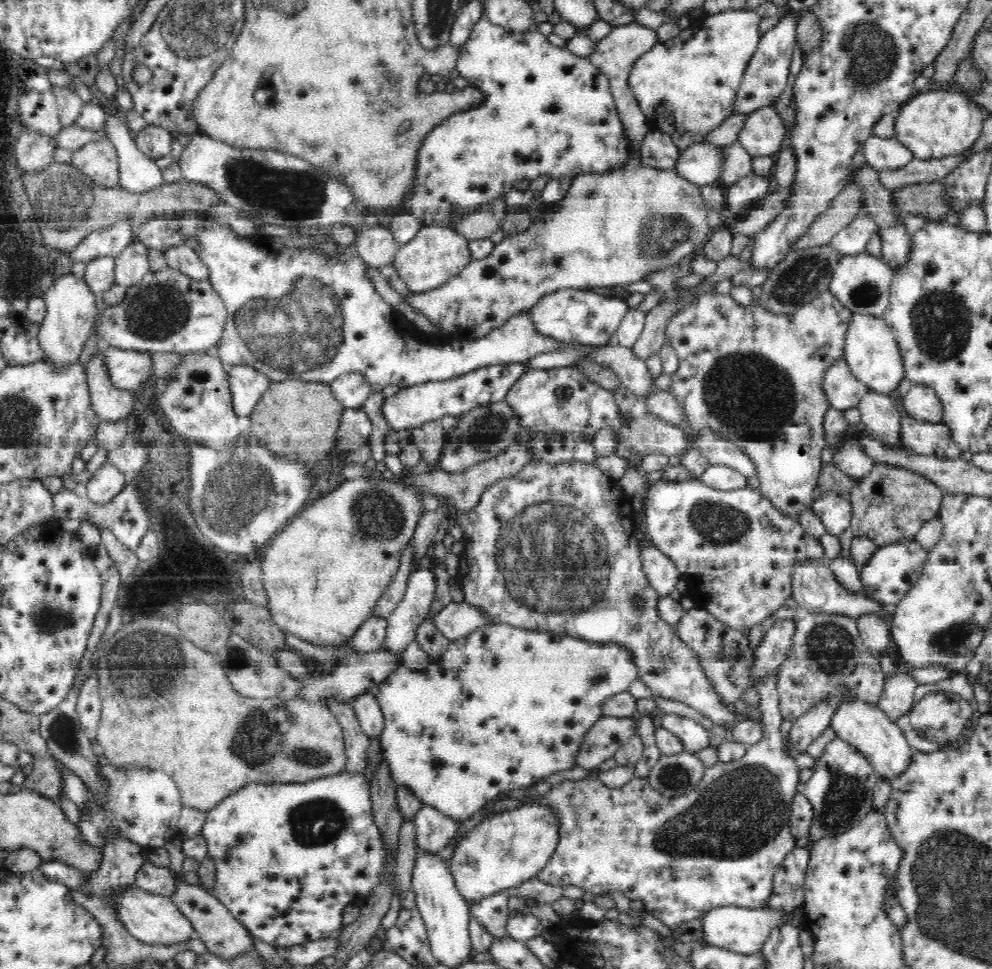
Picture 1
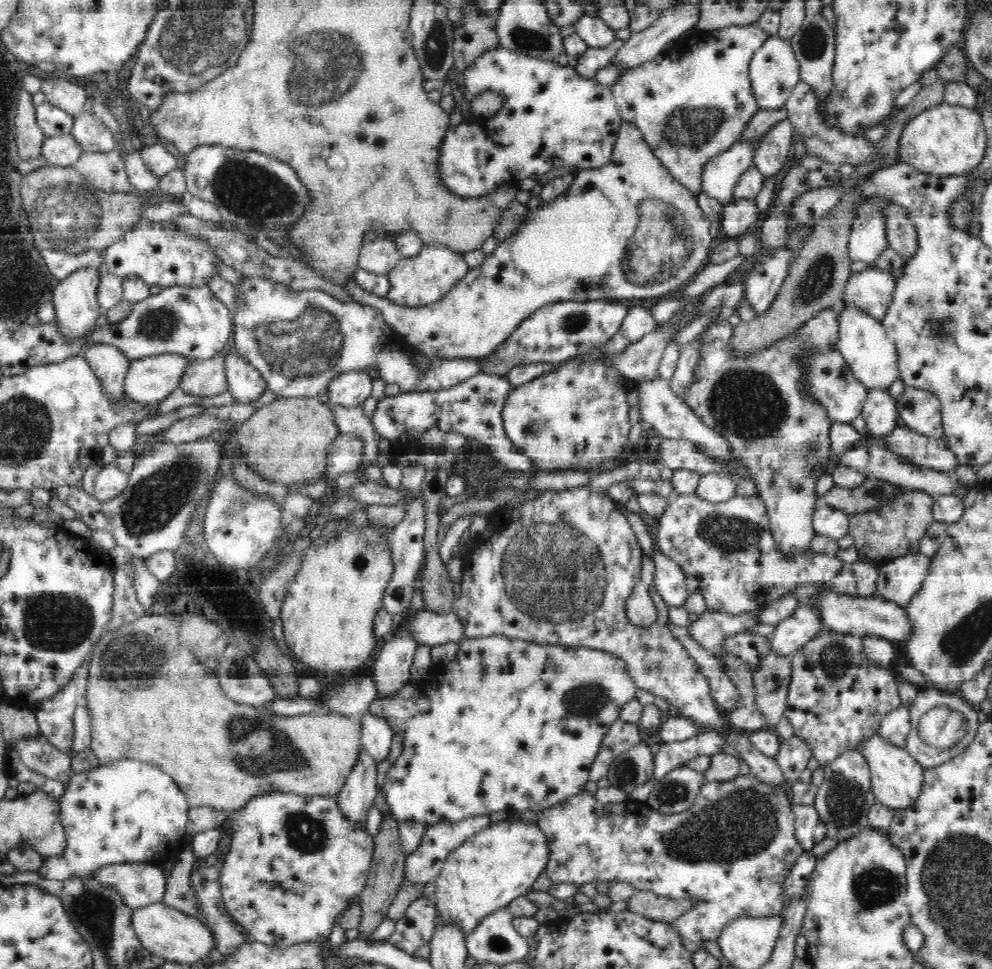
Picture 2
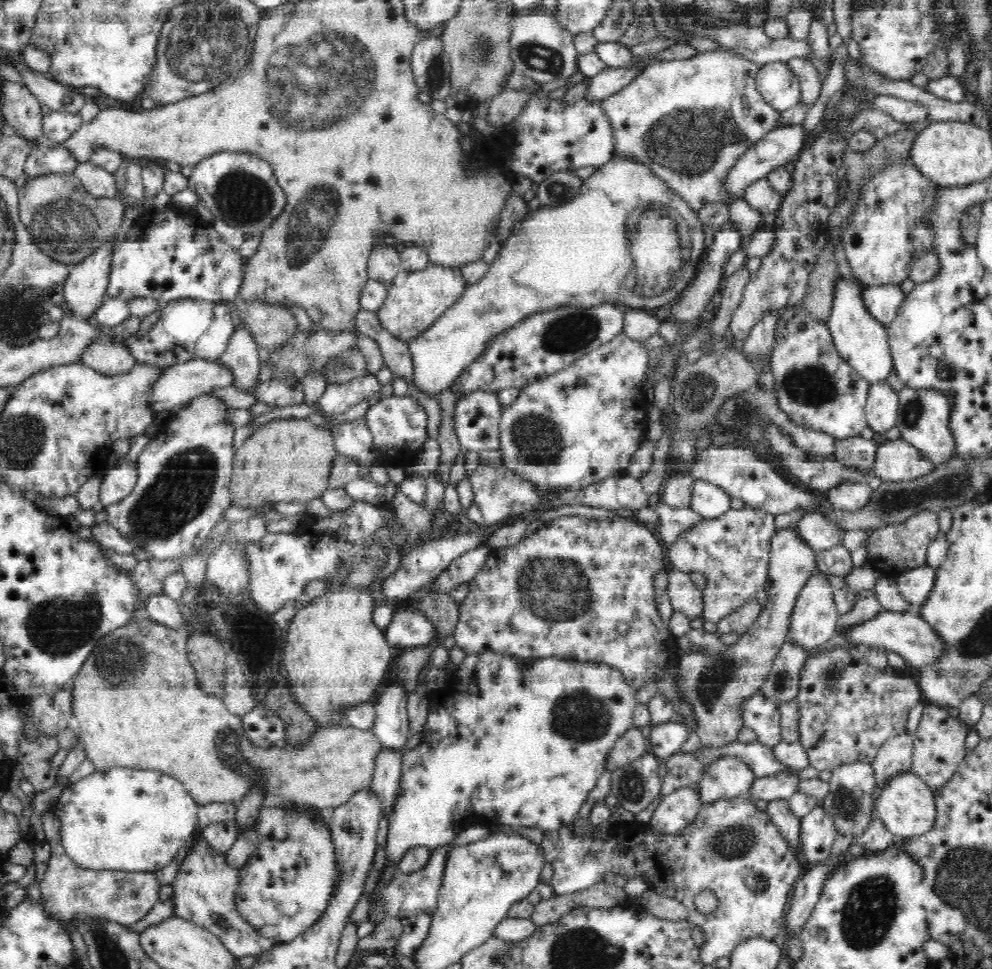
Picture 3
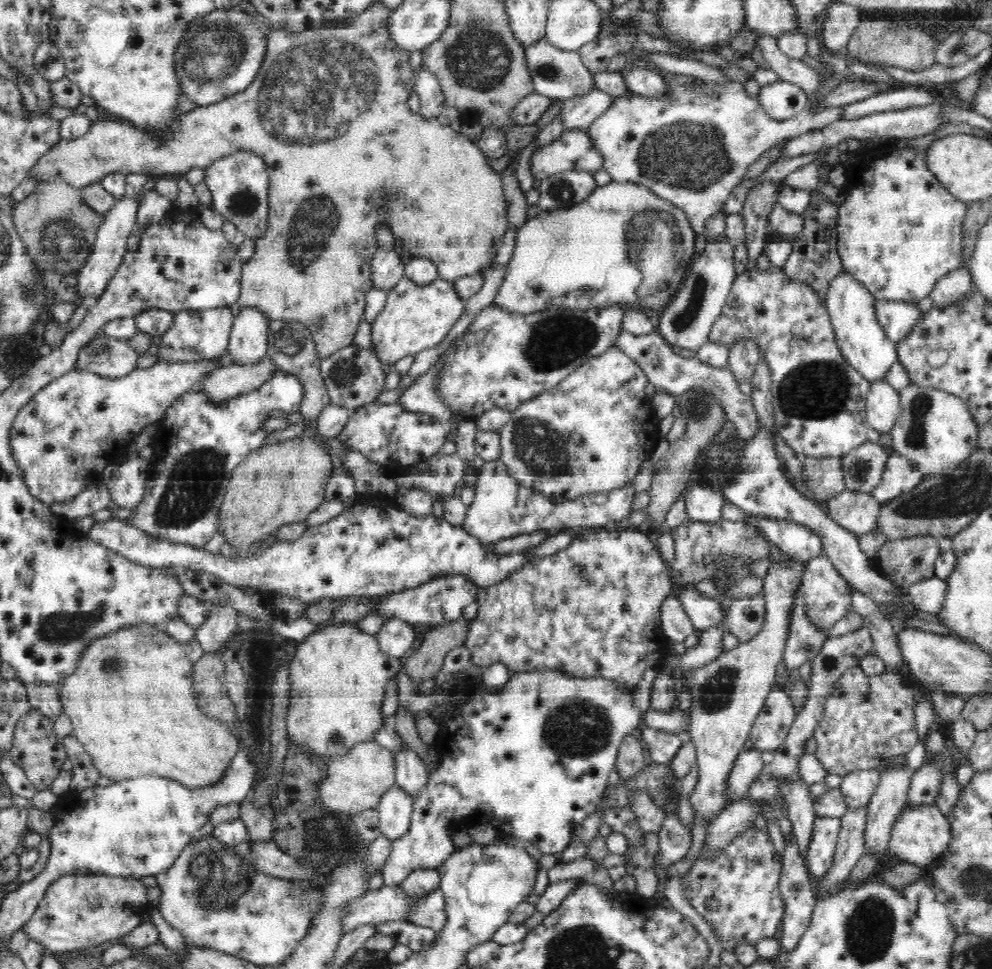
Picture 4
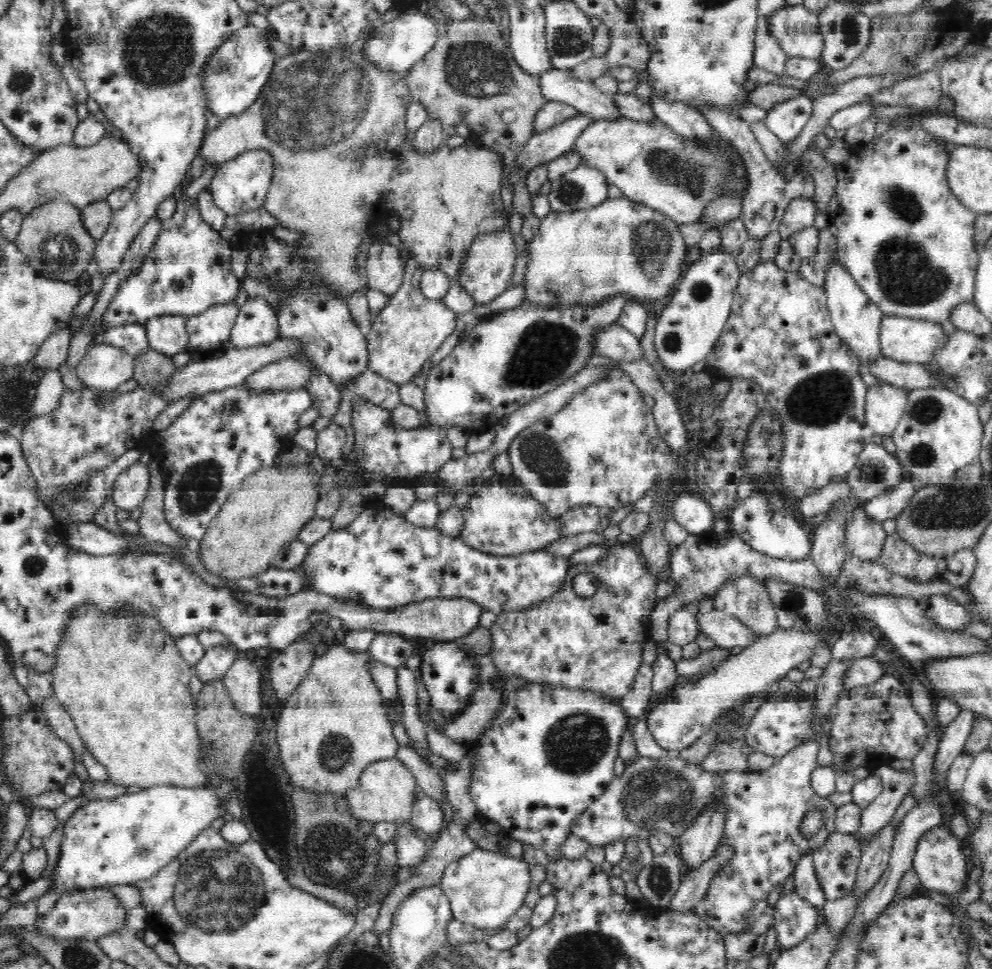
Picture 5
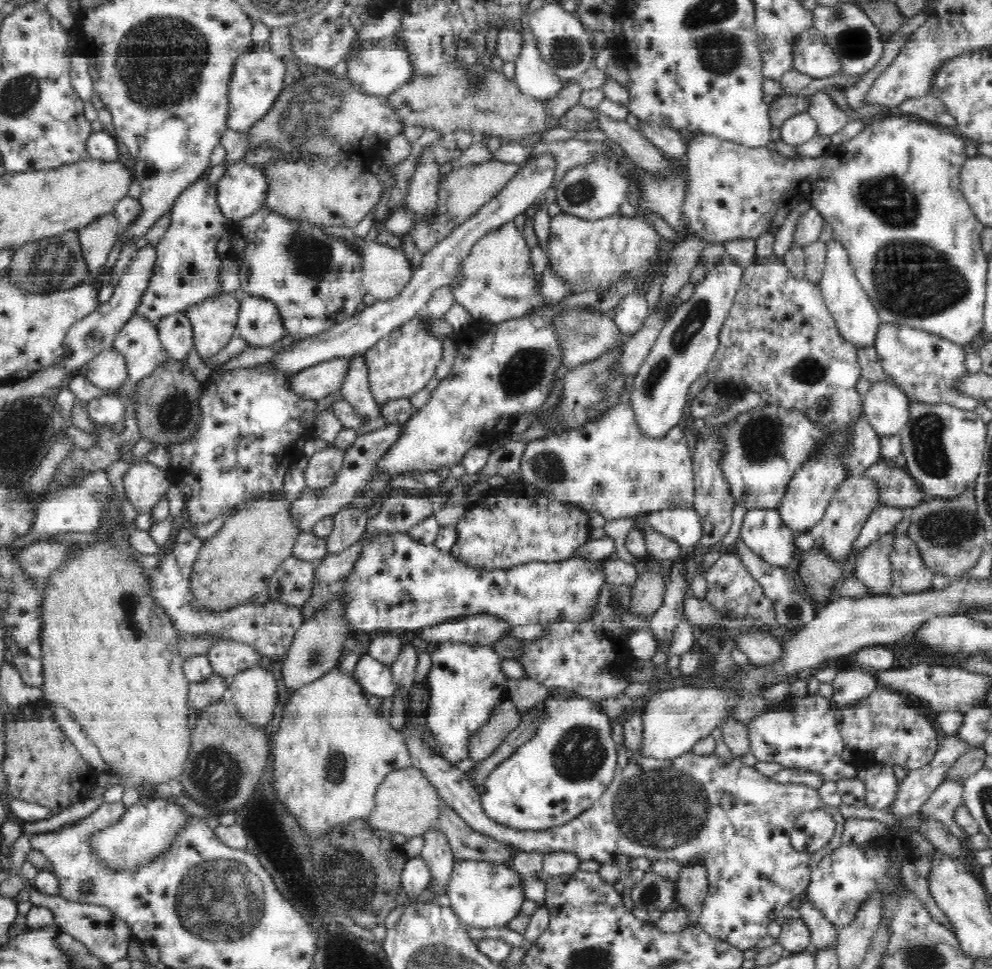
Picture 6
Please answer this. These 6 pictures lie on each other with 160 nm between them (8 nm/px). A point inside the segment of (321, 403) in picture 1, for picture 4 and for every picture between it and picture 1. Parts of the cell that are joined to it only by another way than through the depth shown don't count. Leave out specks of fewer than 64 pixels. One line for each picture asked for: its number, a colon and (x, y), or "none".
2: (286, 442)
3: (291, 459)
4: (281, 483)

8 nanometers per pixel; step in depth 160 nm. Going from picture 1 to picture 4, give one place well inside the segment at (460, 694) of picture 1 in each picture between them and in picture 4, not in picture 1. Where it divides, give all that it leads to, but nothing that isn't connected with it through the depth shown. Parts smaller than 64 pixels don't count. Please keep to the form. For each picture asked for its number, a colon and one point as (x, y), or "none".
2: (510, 724)
3: (511, 744)
4: (534, 758)

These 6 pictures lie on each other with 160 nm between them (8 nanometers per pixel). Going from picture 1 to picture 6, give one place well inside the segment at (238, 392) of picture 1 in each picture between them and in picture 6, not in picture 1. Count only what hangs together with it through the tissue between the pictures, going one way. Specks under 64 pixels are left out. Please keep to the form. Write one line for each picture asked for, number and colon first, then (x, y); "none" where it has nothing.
2: (244, 382)
3: (243, 357)
4: (248, 344)
5: (256, 324)
6: (259, 323)

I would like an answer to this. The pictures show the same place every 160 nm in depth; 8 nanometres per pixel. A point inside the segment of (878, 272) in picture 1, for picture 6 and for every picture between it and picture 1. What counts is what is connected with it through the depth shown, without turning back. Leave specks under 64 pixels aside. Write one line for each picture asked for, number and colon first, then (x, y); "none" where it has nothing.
2: (871, 290)
3: (883, 302)
4: (897, 319)
5: (915, 342)
6: (926, 367)

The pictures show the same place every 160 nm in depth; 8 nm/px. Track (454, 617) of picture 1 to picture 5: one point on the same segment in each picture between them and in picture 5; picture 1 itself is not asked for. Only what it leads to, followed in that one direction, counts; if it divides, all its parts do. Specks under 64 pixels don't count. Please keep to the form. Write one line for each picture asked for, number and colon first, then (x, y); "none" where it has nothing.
2: (429, 628)
3: (408, 629)
4: (395, 638)
5: (392, 649)

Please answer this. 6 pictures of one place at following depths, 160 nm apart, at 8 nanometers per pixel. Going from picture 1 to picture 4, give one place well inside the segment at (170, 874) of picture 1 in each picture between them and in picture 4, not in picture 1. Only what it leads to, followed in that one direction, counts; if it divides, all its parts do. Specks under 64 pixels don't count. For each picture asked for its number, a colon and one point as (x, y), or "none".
2: (139, 885)
3: (69, 892)
4: (77, 911)

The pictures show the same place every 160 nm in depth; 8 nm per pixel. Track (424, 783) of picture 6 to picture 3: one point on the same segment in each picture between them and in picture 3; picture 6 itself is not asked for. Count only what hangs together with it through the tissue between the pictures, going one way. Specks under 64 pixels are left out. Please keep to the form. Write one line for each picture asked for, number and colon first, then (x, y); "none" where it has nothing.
3: (136, 701)
4: (357, 782)
5: (387, 792)

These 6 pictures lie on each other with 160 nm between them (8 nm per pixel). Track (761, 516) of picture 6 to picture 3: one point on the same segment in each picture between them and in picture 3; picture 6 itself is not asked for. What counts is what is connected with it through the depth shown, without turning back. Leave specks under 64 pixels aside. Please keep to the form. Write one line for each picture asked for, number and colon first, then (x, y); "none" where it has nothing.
3: (818, 531)
4: (795, 540)
5: (773, 533)

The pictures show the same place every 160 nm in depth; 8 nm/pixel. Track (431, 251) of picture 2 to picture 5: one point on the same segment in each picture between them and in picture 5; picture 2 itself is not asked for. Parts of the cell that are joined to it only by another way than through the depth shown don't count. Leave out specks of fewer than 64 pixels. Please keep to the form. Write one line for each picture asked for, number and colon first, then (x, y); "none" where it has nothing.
3: (416, 300)
4: (415, 318)
5: (411, 328)

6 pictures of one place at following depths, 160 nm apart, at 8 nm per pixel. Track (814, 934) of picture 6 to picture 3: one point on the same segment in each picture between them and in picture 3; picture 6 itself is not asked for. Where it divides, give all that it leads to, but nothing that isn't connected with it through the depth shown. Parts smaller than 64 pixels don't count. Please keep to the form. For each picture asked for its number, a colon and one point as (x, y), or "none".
3: (759, 757)
4: (801, 812)
5: (806, 883)

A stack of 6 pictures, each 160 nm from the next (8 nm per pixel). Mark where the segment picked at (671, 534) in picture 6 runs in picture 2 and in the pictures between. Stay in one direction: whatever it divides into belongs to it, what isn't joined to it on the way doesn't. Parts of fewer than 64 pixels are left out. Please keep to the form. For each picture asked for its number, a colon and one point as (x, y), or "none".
2: (715, 487)
3: (709, 500)
4: (704, 503)
5: (692, 512)

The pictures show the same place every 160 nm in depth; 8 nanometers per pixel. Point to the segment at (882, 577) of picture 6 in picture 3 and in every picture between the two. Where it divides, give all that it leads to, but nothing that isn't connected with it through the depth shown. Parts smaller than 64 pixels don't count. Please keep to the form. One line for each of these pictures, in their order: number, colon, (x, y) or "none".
3: (849, 496)
4: (858, 512)
5: (865, 537)

